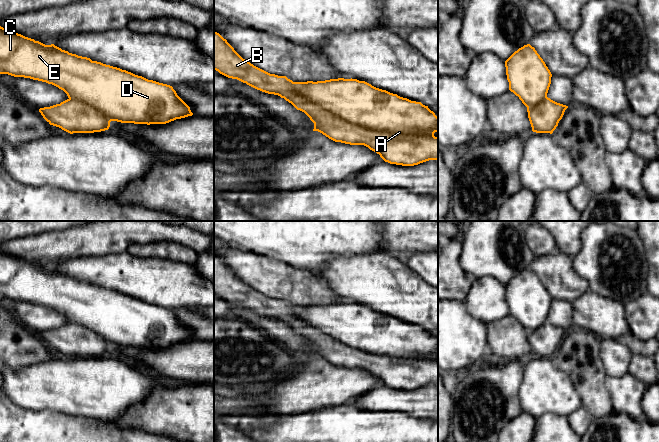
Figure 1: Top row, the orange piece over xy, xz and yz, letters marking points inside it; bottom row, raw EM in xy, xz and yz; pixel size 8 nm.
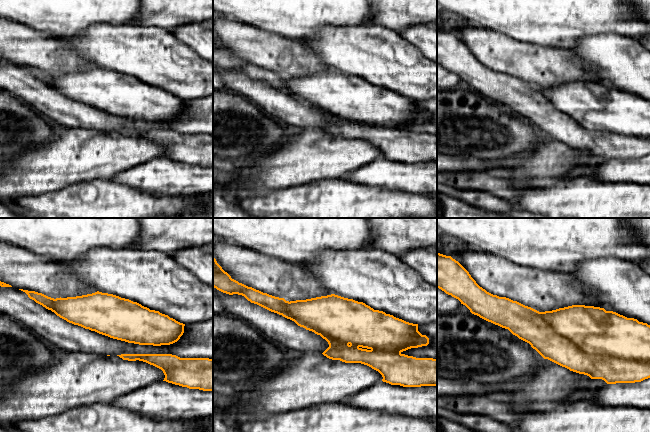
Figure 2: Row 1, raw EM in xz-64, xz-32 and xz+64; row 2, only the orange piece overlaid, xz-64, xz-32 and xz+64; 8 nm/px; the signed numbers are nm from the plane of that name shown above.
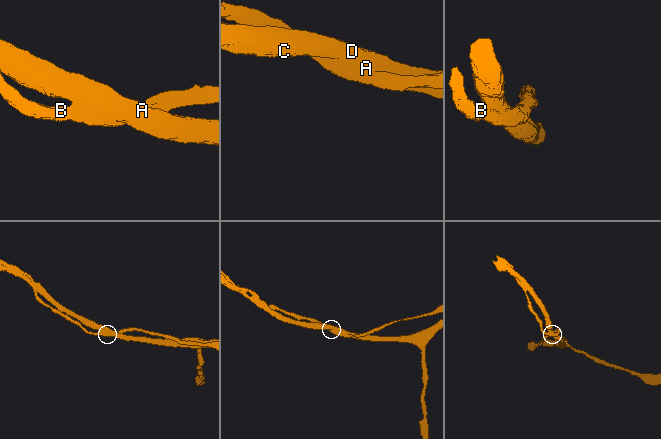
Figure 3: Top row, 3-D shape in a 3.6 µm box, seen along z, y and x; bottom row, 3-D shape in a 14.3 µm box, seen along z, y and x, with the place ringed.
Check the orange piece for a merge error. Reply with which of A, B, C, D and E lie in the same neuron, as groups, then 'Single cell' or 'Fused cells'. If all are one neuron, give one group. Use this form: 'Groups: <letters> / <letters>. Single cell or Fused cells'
Groups: A C D E / B. Fused cells

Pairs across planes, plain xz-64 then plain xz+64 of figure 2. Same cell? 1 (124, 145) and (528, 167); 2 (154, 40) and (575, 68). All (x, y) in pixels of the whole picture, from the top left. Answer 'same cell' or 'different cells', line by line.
1: same cell
2: different cells

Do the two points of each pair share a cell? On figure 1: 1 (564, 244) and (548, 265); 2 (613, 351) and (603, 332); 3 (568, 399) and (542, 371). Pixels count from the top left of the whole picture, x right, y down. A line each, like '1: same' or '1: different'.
1: different
2: different
3: same

